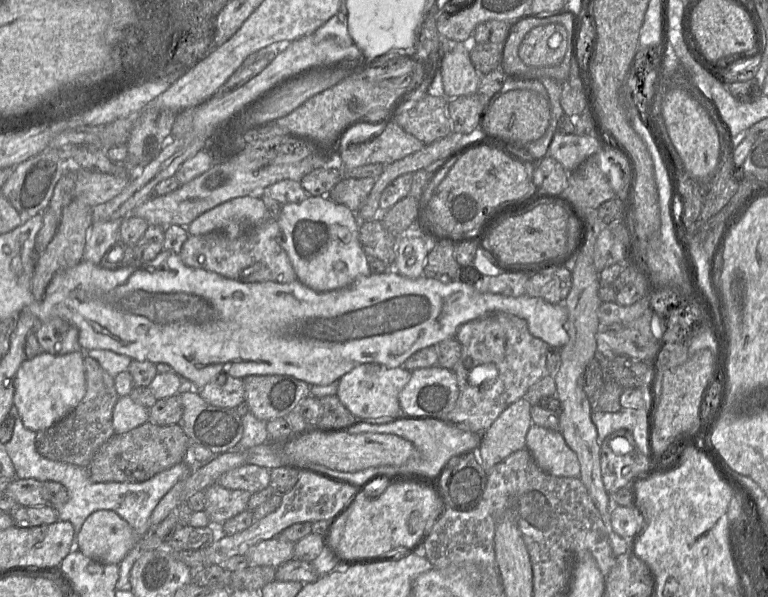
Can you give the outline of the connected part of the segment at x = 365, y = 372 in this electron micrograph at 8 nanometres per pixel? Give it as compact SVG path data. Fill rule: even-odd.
M361 364L338 381L337 397L356 418L367 420L368 423L391 423L407 417L402 414L399 394L411 378L411 371L404 367L389 368L383 364Z

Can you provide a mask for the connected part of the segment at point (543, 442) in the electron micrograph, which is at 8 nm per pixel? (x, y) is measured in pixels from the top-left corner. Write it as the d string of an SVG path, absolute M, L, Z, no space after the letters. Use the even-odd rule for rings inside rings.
M532 424L526 435L526 449L546 473L558 477L580 478L577 455L560 432Z

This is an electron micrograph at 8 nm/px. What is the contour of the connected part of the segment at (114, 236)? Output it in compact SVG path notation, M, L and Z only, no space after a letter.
M122 221L93 222L87 235L83 260L100 265L106 252L118 242Z

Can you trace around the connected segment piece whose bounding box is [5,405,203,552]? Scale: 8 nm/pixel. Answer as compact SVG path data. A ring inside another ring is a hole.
M13 405L11 408L9 415L10 417L13 417L15 420L14 424L14 431L11 439L5 444L6 451L10 457L10 459L13 462L14 468L15 468L15 478L20 479L28 479L33 478L36 480L39 480L41 482L45 481L56 481L65 486L68 492L68 500L66 503L64 503L62 506L53 506L57 509L59 520L60 521L69 521L72 523L74 527L74 538L71 545L71 552L77 551L78 545L77 545L77 535L79 531L81 530L81 527L87 517L92 514L93 512L97 510L112 510L115 513L117 513L122 519L124 519L133 529L137 537L140 539L143 537L143 535L148 530L148 521L150 516L152 515L155 507L160 502L160 500L167 494L167 492L182 478L189 475L190 471L194 469L195 467L202 466L203 464L196 464L192 462L190 458L190 451L189 451L189 457L187 457L187 461L184 461L182 463L176 464L172 466L171 468L164 470L162 472L157 473L152 478L143 481L143 482L137 482L137 483L129 483L129 482L94 482L90 479L88 468L77 466L70 463L64 463L59 461L53 461L48 458L43 457L40 455L35 447L35 438L37 435L37 432L29 430L26 428L19 416L19 413L16 409L16 407Z

